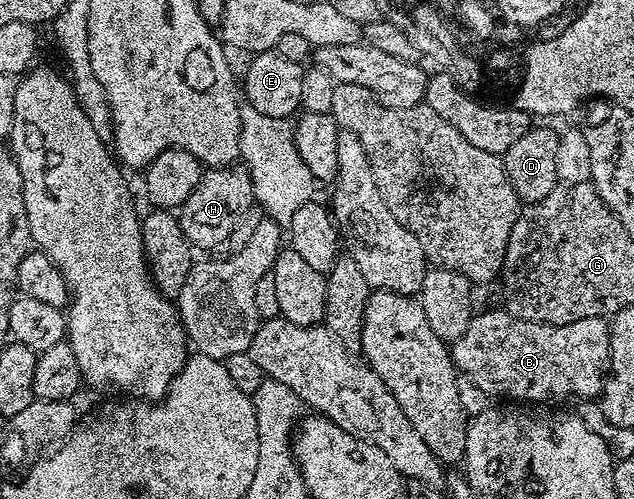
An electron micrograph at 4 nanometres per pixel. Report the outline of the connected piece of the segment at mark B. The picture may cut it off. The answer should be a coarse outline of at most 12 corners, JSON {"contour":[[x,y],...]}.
{"contour":[[474,313],[453,364],[487,395],[593,398],[609,322]]}

